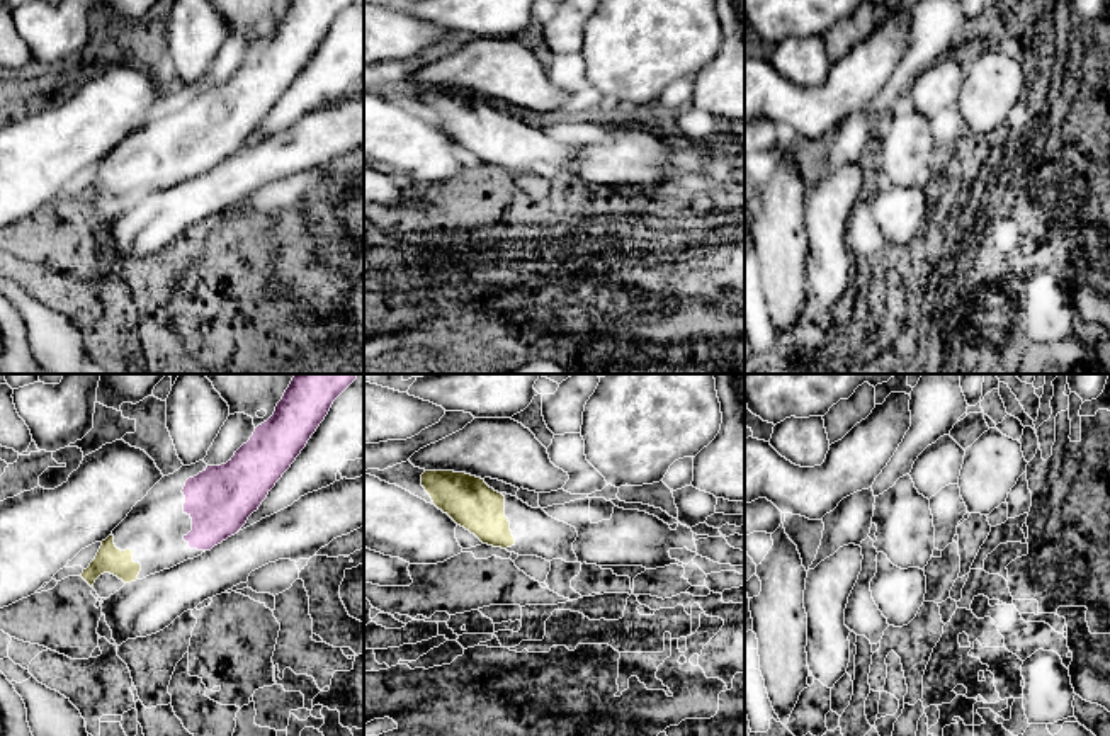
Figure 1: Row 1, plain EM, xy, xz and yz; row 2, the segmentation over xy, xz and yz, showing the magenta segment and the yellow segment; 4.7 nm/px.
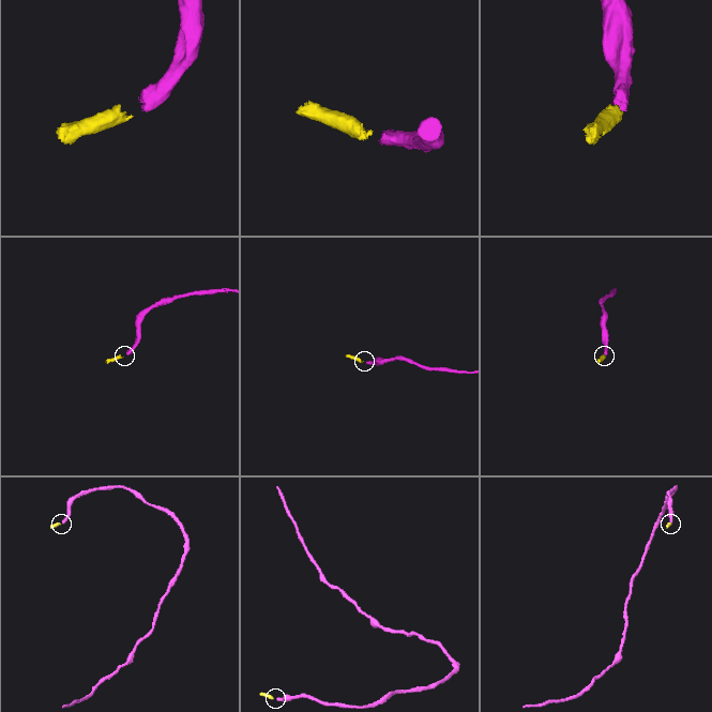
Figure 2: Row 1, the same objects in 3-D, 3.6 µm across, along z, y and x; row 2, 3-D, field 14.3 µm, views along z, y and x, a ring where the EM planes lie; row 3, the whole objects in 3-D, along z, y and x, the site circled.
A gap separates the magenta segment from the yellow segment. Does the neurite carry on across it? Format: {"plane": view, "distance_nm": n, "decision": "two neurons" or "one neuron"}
{"plane": "xy", "distance_nm": 240, "decision": "one neuron"}

